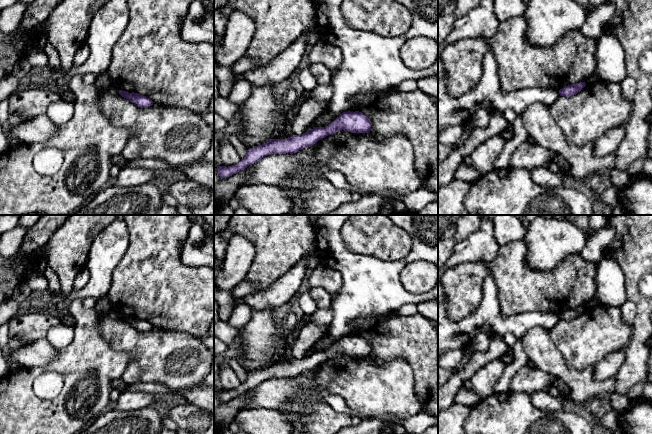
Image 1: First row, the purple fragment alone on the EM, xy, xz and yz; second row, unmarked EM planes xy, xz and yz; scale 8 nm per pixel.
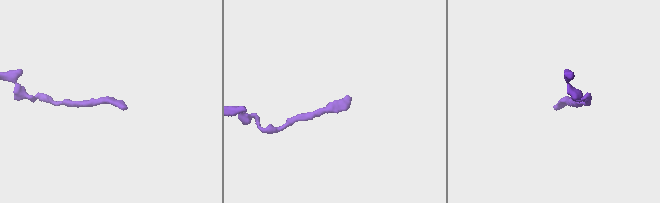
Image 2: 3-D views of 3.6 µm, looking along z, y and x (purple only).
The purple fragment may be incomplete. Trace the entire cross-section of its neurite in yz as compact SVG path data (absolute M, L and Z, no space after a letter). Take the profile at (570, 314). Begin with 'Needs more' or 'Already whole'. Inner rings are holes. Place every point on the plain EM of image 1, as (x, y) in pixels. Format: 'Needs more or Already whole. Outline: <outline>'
Already whole. Outline: M579 306L563 311L559 314L560 320L570 321L576 319L586 310L585 306Z

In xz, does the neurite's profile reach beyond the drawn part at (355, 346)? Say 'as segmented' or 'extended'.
as segmented

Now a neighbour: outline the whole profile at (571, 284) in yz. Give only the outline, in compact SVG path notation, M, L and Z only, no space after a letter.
M520 240L499 246L497 256L491 263L464 262L444 268L441 283L447 298L448 318L457 322L477 308L482 299L483 281L488 274L493 277L497 287L497 298L503 316L530 311L560 314L571 308L585 306L597 297L595 277L599 264L586 261L580 252L568 255L551 271L531 269L525 261L526 255L526 242Z

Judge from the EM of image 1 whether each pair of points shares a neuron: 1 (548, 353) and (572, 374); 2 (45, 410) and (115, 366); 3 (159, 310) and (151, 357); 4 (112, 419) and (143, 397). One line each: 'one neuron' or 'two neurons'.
1: one neuron
2: one neuron
3: two neurons
4: two neurons

